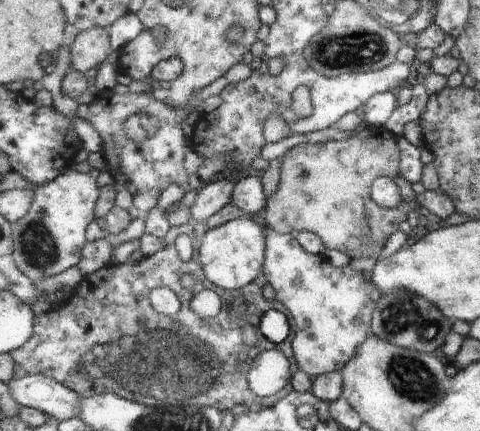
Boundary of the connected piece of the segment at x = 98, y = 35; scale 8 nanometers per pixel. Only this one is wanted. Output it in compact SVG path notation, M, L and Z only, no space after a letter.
M91 28L77 34L70 48L74 71L92 74L107 59L113 51L108 32L104 28Z

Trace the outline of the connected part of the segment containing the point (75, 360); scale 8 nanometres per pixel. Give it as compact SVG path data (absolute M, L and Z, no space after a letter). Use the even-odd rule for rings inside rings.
M192 223L181 224L170 227L170 230L163 238L164 248L154 254L143 257L142 261L128 262L122 264L109 263L99 268L92 274L84 275L83 279L74 287L66 302L58 307L51 307L41 316L34 316L34 328L32 336L17 349L12 350L14 365L18 368L22 366L24 372L30 375L44 375L52 380L56 380L65 387L72 389L80 396L94 396L94 394L117 394L125 399L142 403L146 406L171 407L180 405L188 406L216 406L220 410L228 410L236 404L248 406L250 411L258 412L261 407L274 406L278 400L288 396L293 391L291 384L271 397L259 397L249 389L247 382L247 369L252 359L258 353L266 349L276 349L284 353L290 360L292 374L296 372L296 362L294 362L293 350L291 349L292 337L286 338L280 344L271 343L266 337L257 338L254 346L244 344L242 329L250 324L253 328L258 328L260 318L270 309L276 309L286 313L280 302L269 301L262 294L262 287L256 284L246 286L246 290L228 291L212 284L198 260L201 238L194 234ZM185 234L192 241L194 252L187 262L182 261L174 247L174 240L178 235ZM194 274L196 282L192 288L182 288L181 275ZM168 287L180 299L181 309L176 316L168 317L167 314L160 314L152 308L150 304L150 292L155 288ZM210 289L220 296L222 310L213 319L201 319L194 314L188 306L190 300L201 290ZM236 296L246 302L246 314L242 318L234 318L229 314L229 305Z

